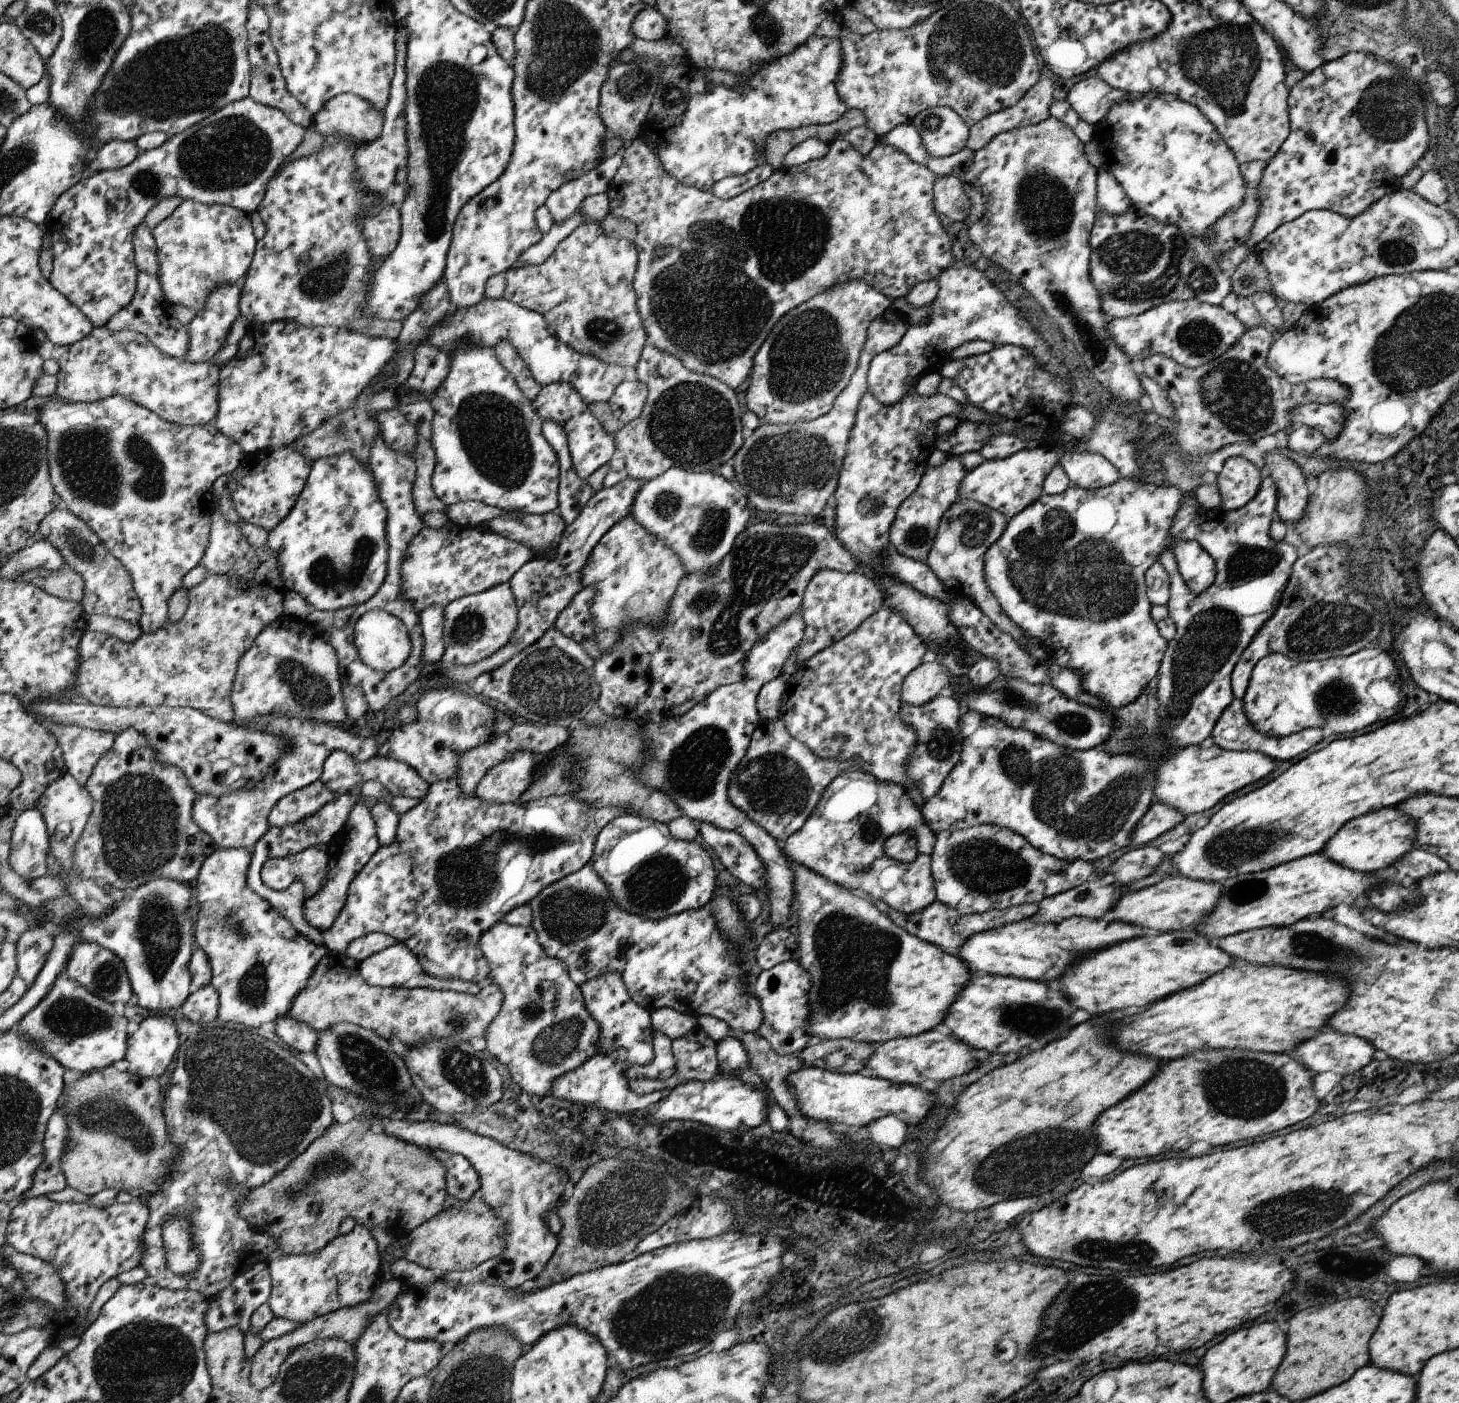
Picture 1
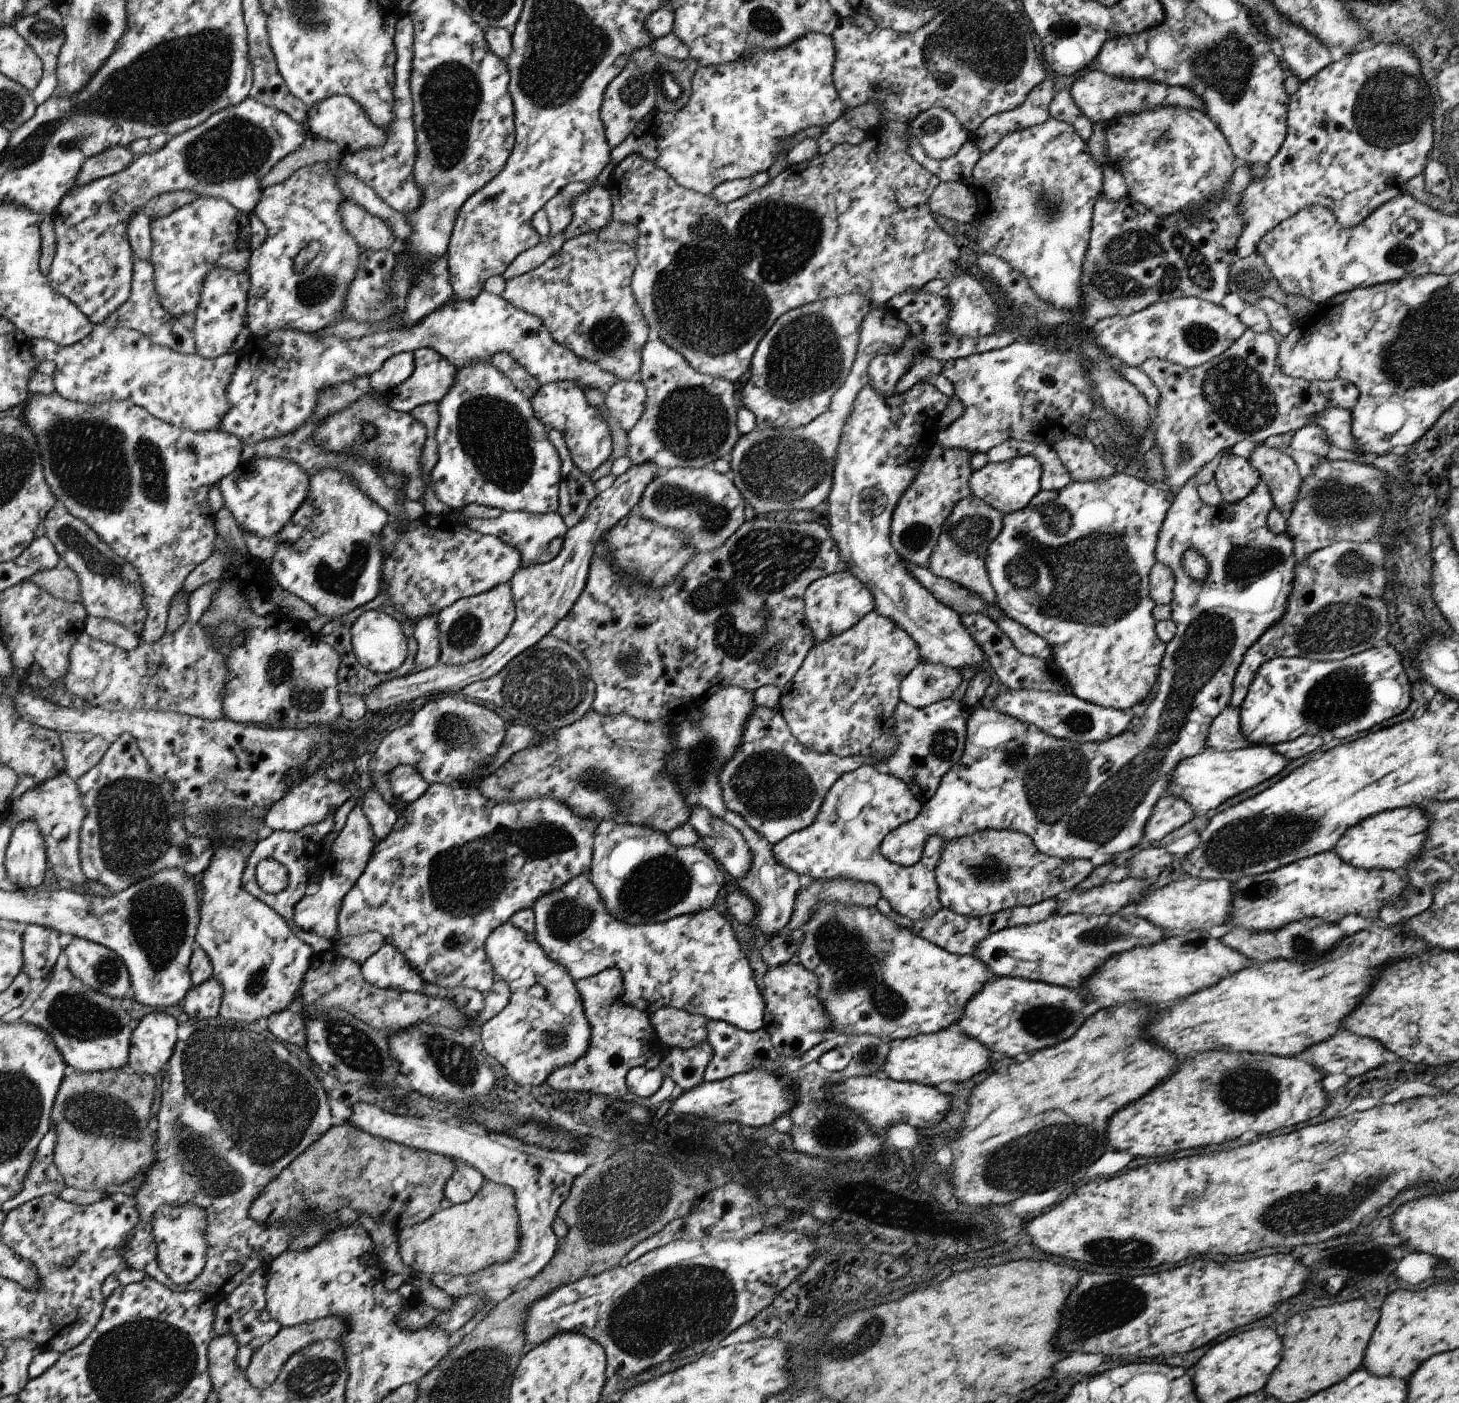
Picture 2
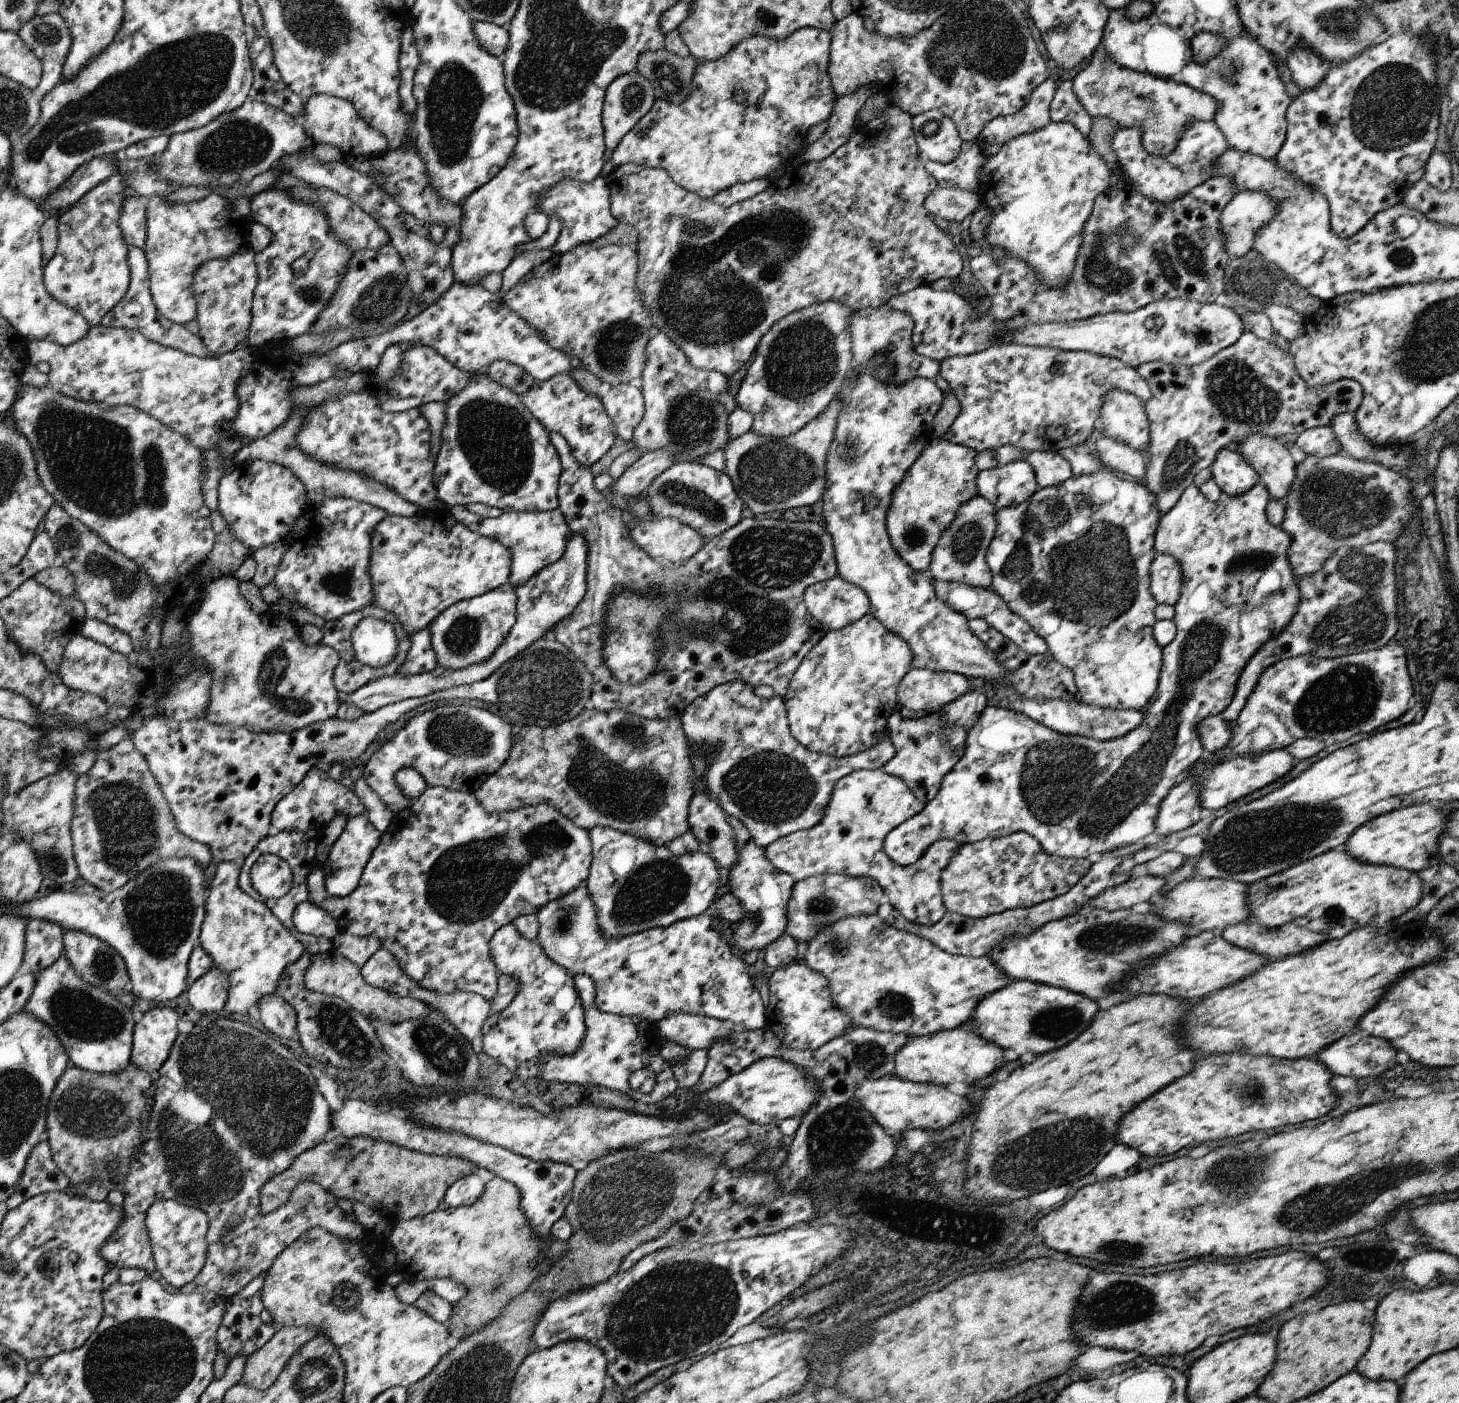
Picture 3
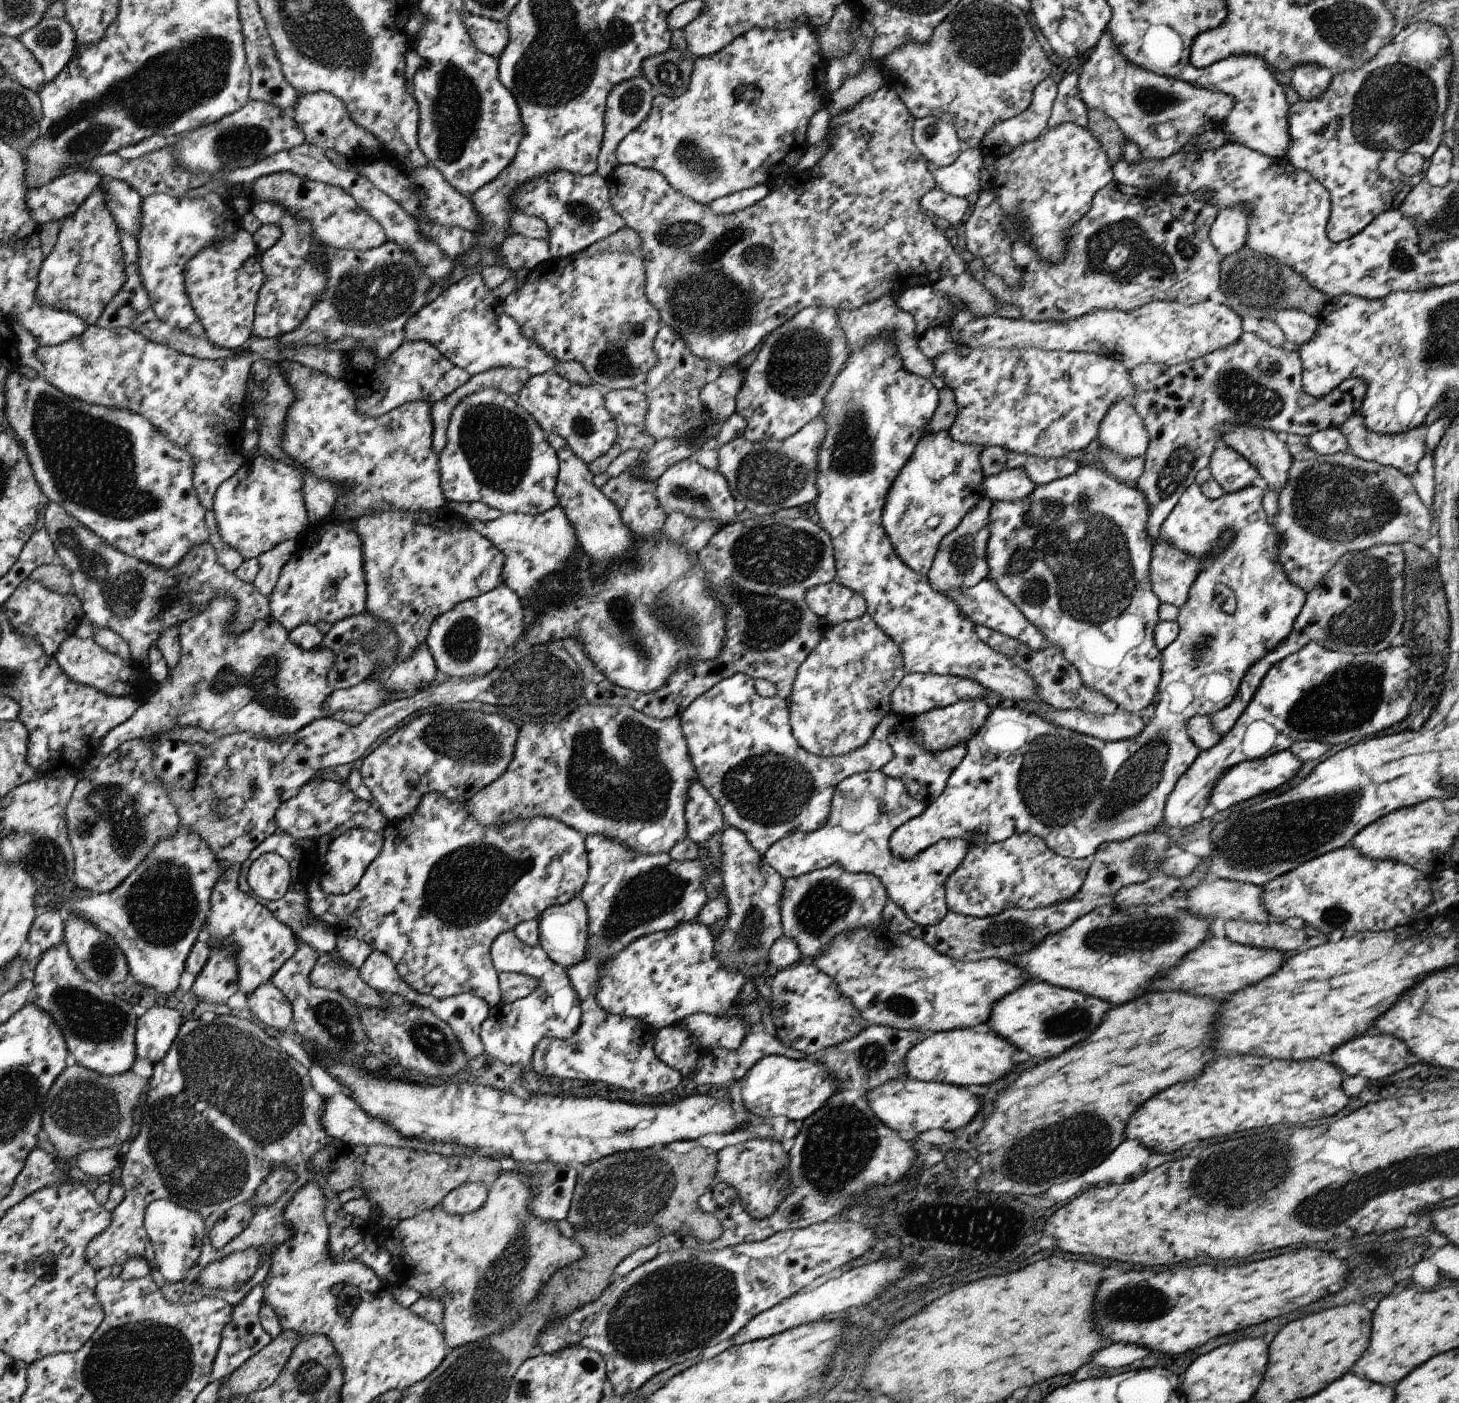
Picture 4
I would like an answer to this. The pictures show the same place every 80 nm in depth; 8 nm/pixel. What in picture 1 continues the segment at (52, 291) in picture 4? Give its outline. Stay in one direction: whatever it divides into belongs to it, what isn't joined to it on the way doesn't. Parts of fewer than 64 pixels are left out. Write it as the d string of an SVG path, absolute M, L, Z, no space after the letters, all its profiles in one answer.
M242 98L216 110L197 125L168 137L160 147L139 152L135 160L123 168L82 177L54 202L54 208L44 222L52 252L52 269L47 276L50 285L74 303L90 319L93 328L105 326L134 296L136 264L133 264L134 248L129 248L129 236L134 234L153 204L161 198L179 196L198 203L232 206L249 215L261 204L266 186L278 166L299 146L304 129L291 122L283 111L256 103L252 98Z

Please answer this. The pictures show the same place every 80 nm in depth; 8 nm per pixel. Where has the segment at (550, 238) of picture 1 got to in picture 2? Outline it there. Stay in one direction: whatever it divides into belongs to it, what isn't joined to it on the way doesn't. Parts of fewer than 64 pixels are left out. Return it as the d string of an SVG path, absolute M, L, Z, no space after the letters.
M560 237L554 239L552 242L543 238L537 245L520 252L518 256L507 265L505 272L500 274L504 278L504 282L506 282L507 279L525 274L537 268L540 264L543 264L547 258L560 249L559 245Z

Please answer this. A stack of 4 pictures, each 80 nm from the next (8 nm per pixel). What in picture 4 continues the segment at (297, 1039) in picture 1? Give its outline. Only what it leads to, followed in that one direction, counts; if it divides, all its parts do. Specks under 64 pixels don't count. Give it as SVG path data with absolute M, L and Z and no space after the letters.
M269 980L261 984L253 993L246 996L247 1006L255 1018L277 1030L287 1030L292 1019L289 1001Z

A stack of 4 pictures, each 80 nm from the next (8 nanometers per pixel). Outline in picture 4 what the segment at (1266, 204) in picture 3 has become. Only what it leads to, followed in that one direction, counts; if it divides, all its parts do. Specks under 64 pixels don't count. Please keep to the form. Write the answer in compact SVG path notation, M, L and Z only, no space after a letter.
M1246 205L1219 209L1210 224L1208 237L1217 253L1233 254L1245 245L1246 218L1251 215Z

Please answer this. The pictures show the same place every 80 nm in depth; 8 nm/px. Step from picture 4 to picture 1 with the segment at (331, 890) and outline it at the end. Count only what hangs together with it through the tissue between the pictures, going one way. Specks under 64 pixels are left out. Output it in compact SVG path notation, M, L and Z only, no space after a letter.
M359 799L355 802L341 828L326 842L325 846L329 857L326 866L329 872L326 874L326 880L322 882L321 888L304 899L302 904L303 920L309 926L321 932L331 928L333 921L344 905L349 883L379 846L367 800Z

